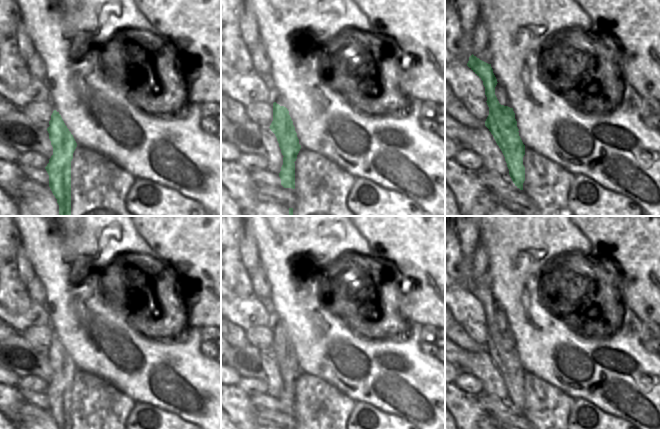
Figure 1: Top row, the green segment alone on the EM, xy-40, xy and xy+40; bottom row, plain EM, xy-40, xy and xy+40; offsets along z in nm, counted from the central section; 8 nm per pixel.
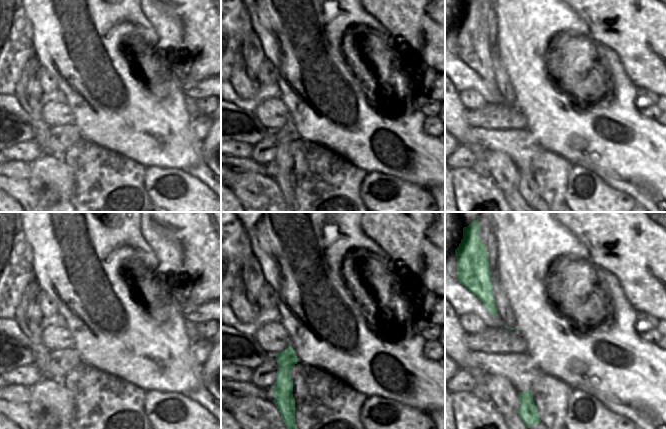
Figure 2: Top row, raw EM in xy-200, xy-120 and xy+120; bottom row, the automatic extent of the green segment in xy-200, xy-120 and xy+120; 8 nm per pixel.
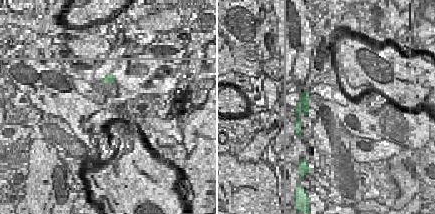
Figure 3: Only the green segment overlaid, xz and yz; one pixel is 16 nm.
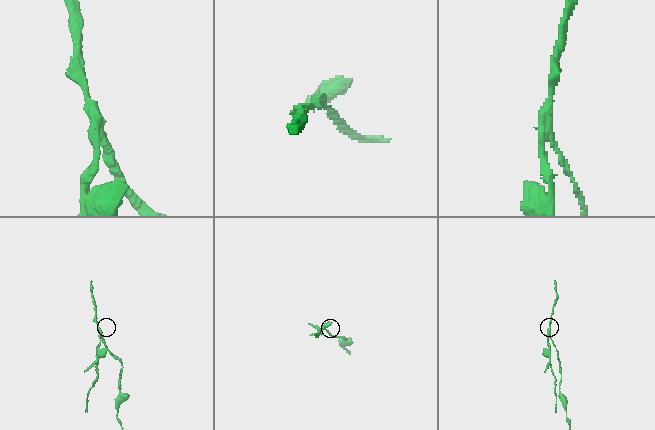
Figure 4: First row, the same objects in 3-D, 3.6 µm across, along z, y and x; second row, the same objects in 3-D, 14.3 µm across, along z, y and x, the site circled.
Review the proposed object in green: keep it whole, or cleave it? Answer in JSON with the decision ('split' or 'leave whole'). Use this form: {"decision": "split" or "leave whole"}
{"decision": "split"}

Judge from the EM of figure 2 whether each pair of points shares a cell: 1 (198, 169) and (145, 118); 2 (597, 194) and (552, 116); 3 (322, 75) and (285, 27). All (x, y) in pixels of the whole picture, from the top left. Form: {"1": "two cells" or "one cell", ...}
{"1": "two cells", "2": "two cells", "3": "one cell"}

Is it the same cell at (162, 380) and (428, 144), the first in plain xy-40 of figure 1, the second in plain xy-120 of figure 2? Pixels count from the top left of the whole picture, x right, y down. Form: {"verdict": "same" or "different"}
{"verdict": "same"}

